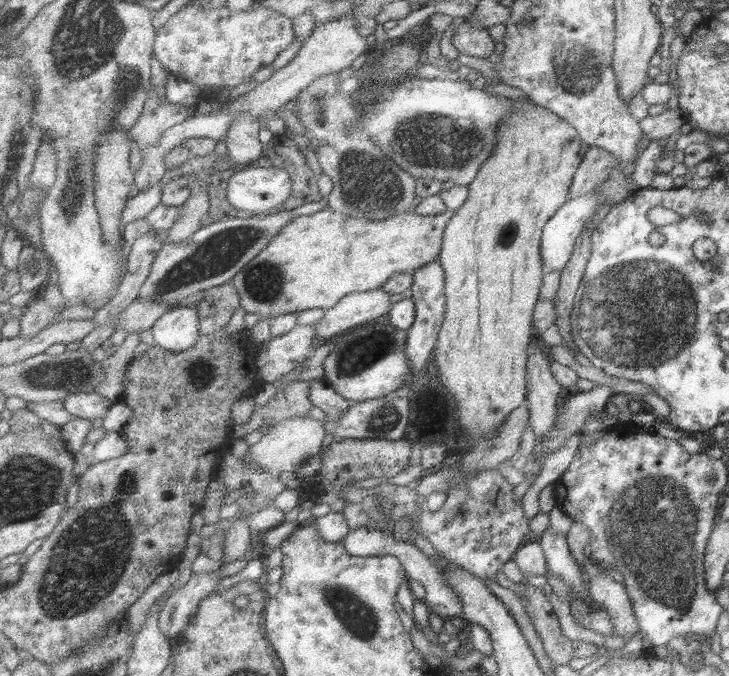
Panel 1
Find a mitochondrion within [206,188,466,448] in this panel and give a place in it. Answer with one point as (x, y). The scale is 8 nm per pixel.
(354, 358)

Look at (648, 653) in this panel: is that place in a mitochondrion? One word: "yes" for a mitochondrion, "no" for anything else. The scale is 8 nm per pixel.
no

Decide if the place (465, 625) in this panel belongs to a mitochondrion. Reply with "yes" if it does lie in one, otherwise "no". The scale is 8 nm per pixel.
no

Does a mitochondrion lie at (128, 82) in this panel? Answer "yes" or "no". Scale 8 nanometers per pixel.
yes

